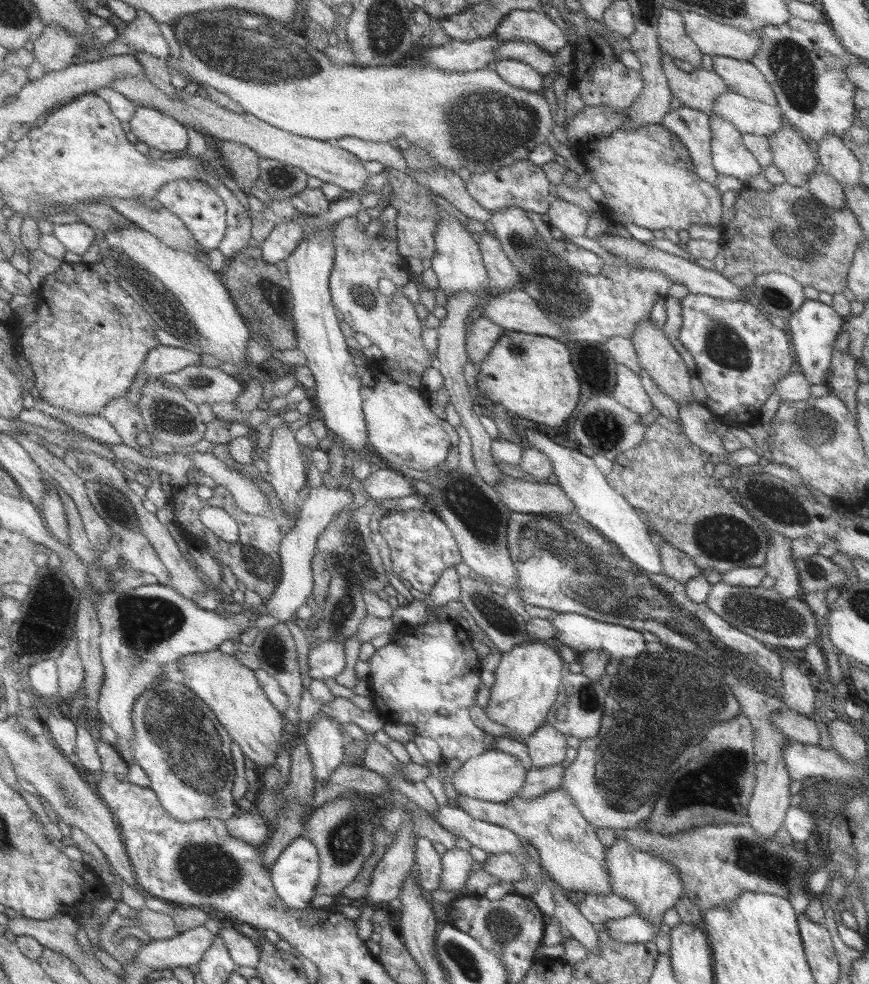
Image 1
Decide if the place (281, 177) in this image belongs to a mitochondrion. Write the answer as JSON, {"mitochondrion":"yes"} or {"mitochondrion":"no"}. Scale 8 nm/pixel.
{"mitochondrion":"yes"}

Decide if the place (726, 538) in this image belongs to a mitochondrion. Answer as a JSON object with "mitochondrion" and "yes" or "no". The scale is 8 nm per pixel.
{"mitochondrion":"yes"}

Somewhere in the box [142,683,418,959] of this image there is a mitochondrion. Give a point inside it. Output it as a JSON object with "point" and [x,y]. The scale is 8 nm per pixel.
{"point":[204,869]}

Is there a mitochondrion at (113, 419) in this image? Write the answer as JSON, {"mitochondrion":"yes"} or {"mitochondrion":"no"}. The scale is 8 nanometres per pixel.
{"mitochondrion":"no"}

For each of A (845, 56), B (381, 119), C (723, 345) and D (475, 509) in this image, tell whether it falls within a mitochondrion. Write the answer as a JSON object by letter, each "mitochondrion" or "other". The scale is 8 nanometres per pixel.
{"A":"other","B":"other","C":"mitochondrion","D":"mitochondrion"}

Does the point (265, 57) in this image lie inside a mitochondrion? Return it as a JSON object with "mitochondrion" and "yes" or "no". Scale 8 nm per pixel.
{"mitochondrion":"yes"}

